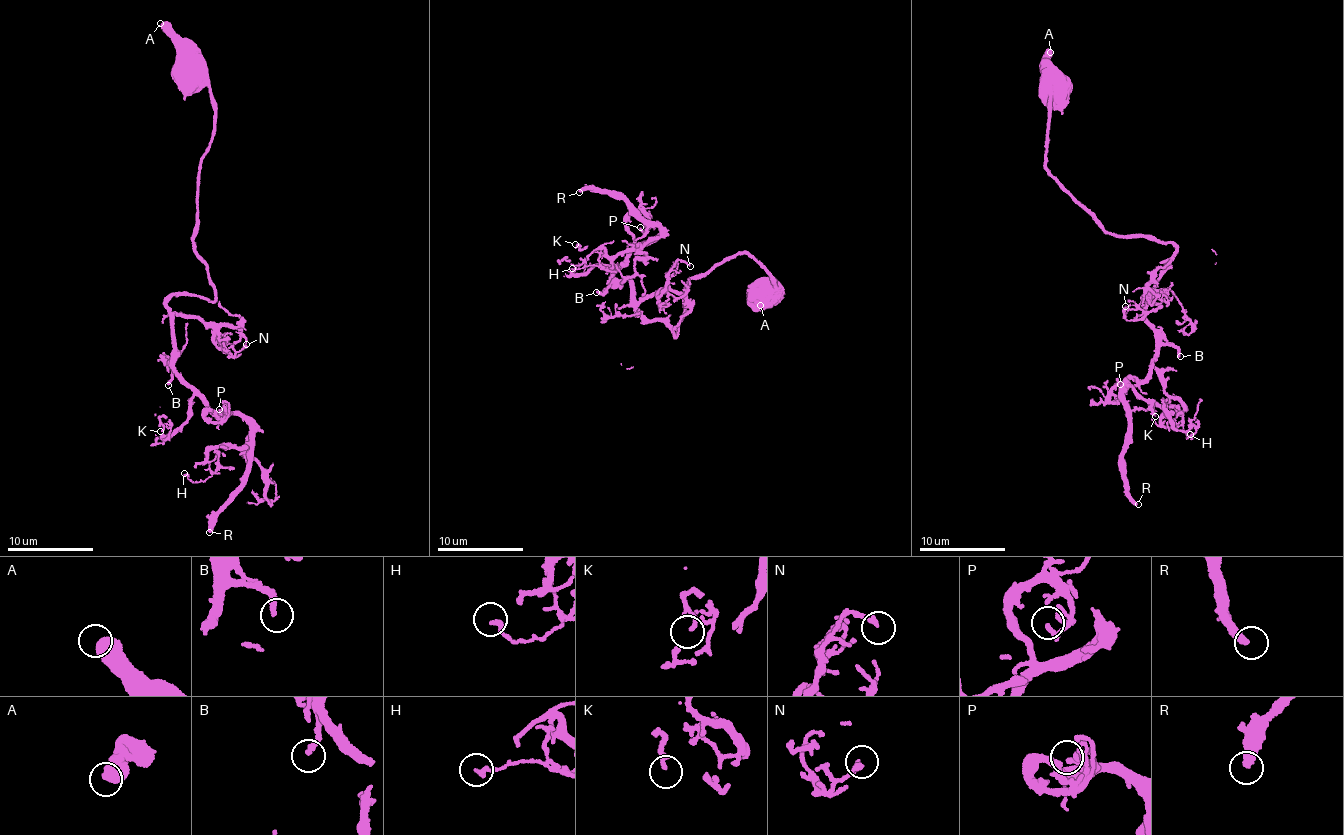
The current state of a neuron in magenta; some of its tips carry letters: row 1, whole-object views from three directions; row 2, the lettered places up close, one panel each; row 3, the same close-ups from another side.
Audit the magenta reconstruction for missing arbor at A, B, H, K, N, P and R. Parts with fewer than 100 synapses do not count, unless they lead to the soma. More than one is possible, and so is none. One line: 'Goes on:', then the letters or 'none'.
Goes on: R

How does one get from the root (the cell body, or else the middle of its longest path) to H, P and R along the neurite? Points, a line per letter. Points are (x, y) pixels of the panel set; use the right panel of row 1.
H: (1054, 87), (1058, 187), (1109, 232), (1175, 249), (1146, 306), (1151, 370), (1127, 383), (1190, 434)
P: (1054, 87), (1046, 163), (1058, 187), (1109, 232), (1175, 249), (1146, 306), (1150, 373), (1113, 402), (1120, 384)
R: (1054, 87), (1058, 187), (1109, 232), (1175, 249), (1146, 306), (1151, 370), (1124, 389), (1138, 504)

